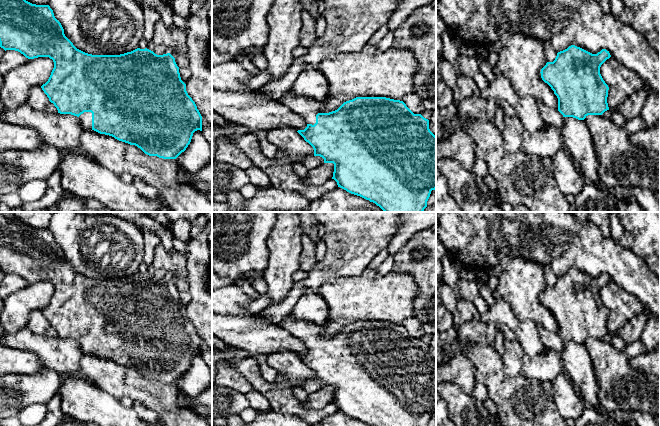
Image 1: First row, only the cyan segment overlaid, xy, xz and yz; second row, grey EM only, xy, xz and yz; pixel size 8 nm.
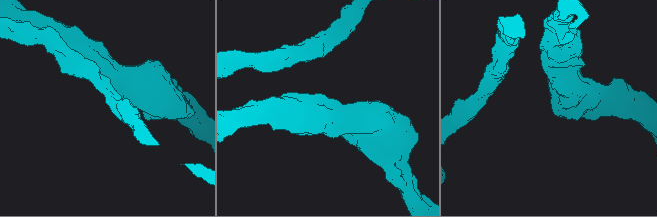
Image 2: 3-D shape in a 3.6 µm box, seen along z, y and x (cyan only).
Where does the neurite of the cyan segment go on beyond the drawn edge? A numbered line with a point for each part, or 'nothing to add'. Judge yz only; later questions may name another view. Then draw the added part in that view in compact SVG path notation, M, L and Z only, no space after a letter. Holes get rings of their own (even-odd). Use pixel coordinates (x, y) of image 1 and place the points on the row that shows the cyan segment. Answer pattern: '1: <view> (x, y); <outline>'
1: yz (553, 117); M537 99L537 106L542 118L547 122L550 126L556 126L562 128L564 117L558 111L558 109L553 109L547 107L541 100Z

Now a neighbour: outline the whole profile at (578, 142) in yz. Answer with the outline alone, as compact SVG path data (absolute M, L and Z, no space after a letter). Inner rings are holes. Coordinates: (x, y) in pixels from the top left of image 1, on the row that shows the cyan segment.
M564 117L561 130L564 150L570 155L585 181L600 184L597 152L593 137L584 120Z

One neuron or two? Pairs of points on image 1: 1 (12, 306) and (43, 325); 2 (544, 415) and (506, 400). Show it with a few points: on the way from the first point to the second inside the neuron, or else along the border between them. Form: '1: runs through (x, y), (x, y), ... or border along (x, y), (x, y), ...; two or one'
1: border along (40, 309), (34, 309), (30, 313), (26, 326); two
2: runs through (535, 411), (529, 405), (515, 400); one

